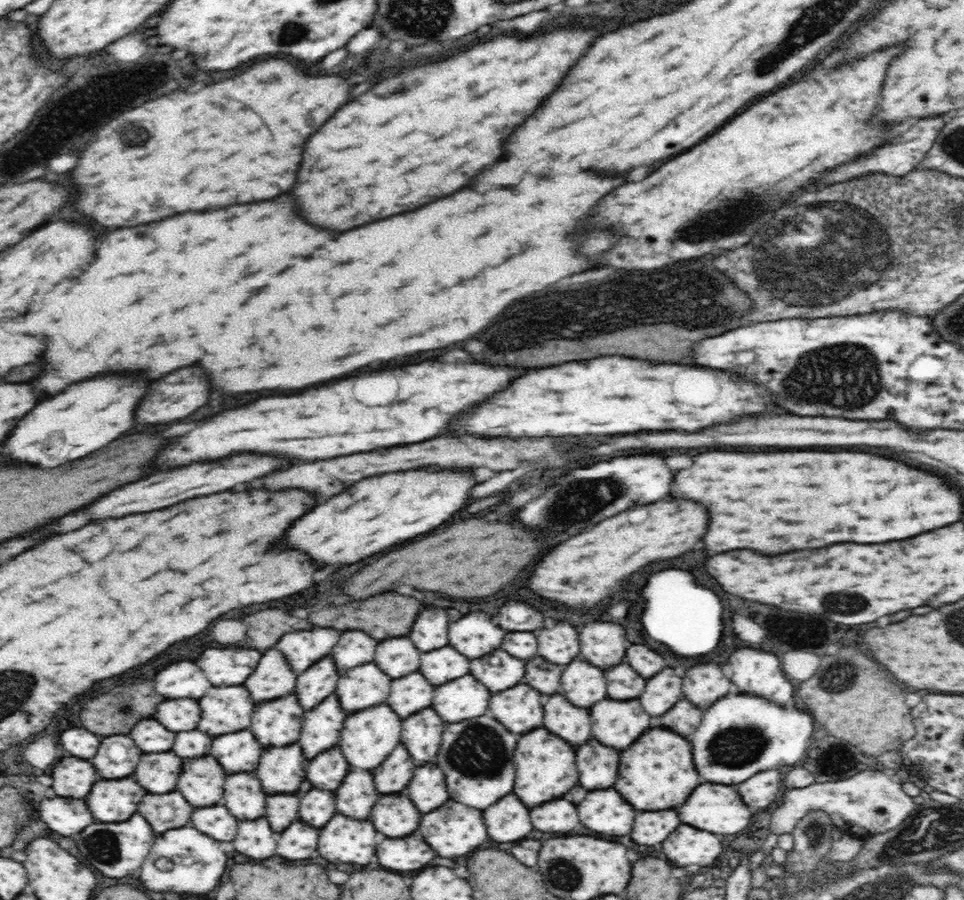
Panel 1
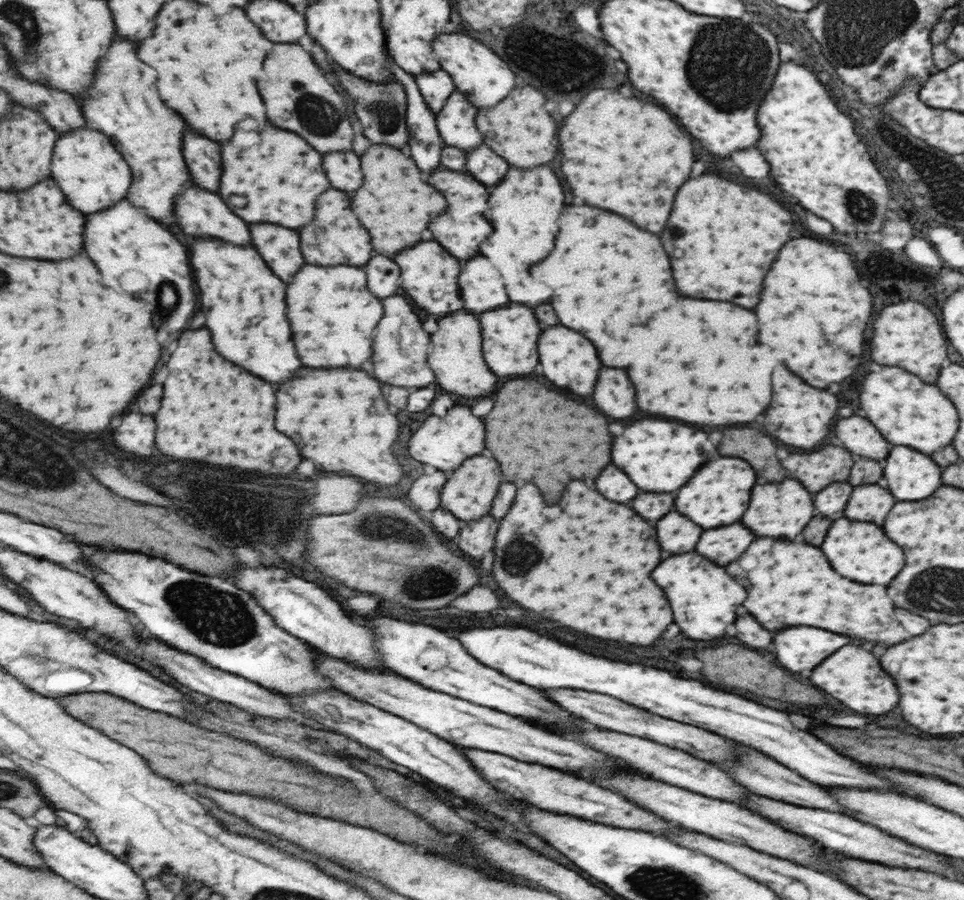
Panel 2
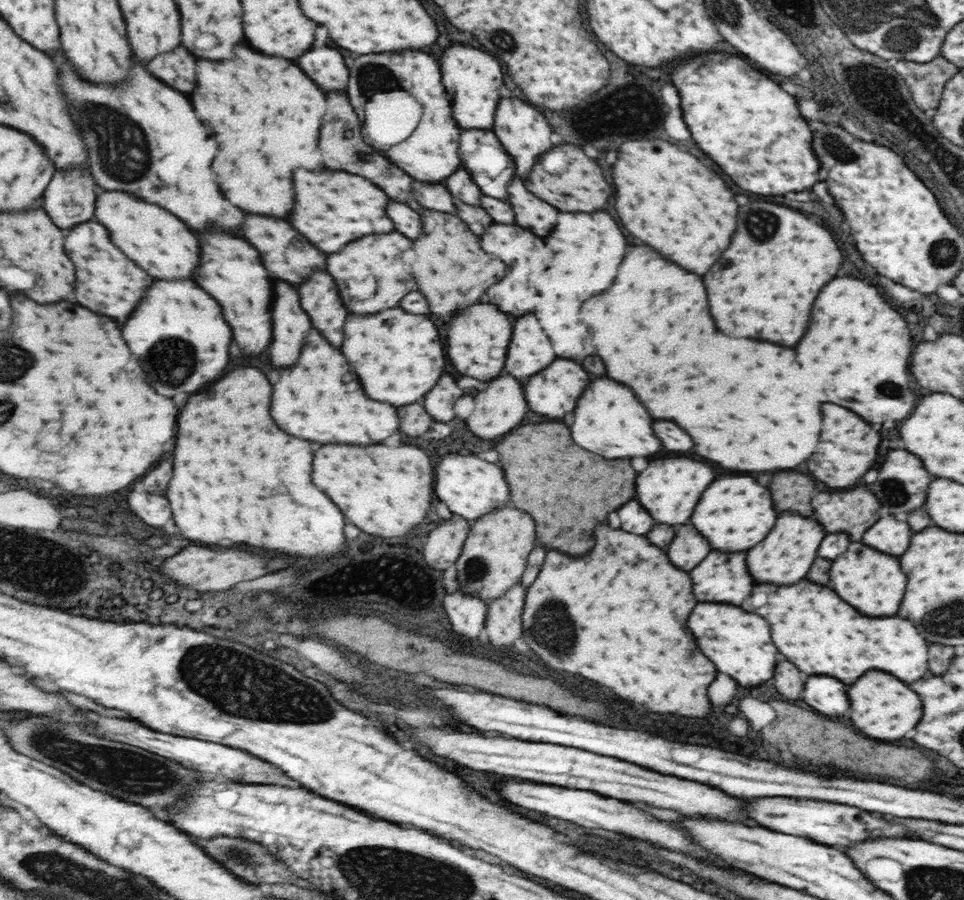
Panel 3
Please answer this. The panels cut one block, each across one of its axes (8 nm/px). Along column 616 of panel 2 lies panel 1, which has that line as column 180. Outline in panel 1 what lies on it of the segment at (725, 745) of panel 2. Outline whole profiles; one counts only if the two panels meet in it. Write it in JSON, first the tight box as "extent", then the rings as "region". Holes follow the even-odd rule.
{"extent":[156,698,200,732],"region":[[[192,698],[166,700],[158,706],[156,720],[160,720],[160,724],[170,732],[186,732],[188,728],[196,728],[200,720],[200,706]]]}

